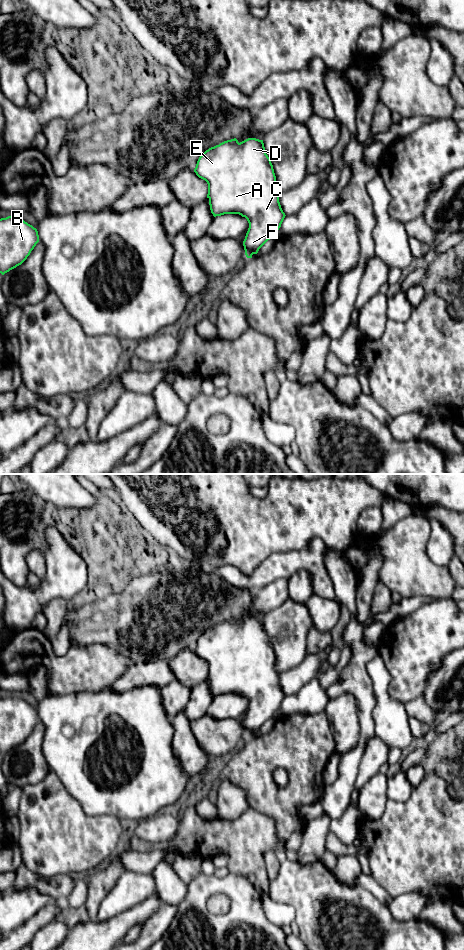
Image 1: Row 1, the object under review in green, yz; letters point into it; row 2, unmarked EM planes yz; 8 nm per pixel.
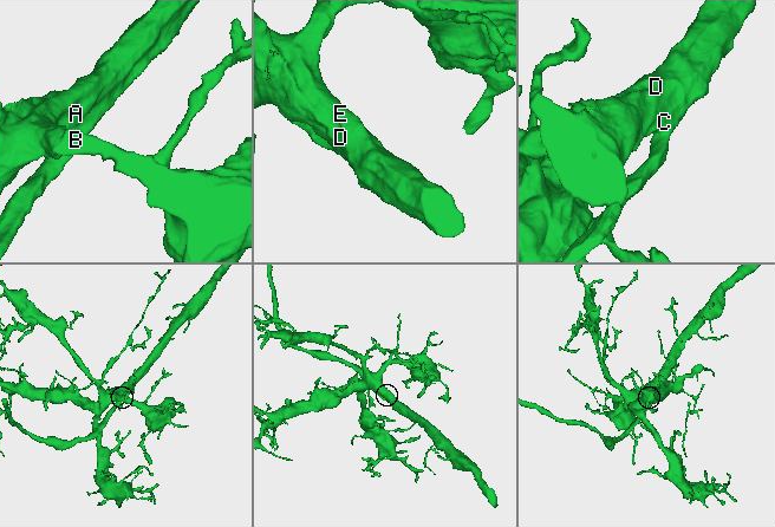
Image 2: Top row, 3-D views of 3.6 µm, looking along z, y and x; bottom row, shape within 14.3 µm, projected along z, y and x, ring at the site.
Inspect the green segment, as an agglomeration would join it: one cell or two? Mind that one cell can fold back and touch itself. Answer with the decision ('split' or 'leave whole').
leave whole

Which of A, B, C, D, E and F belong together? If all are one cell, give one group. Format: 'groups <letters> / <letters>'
groups A B C D E F

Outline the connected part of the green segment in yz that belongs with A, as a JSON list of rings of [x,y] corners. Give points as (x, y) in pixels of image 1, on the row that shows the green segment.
[[[234,138],[211,147],[199,157],[194,172],[208,184],[207,198],[214,217],[239,214],[247,219],[249,228],[243,246],[246,257],[252,258],[273,238],[286,216],[279,202],[276,176],[263,140],[248,138],[239,143]]]

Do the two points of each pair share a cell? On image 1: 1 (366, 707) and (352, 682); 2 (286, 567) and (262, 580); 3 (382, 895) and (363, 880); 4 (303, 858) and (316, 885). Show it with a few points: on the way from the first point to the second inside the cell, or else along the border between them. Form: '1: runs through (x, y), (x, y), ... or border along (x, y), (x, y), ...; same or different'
1: runs through (366, 701), (365, 695), (358, 688); same
2: runs through (280, 567), (275, 567), (268, 574); same
3: runs through (377, 890), (368, 883); same
4: border along (320, 859), (310, 864), (300, 864), (296, 860); different

